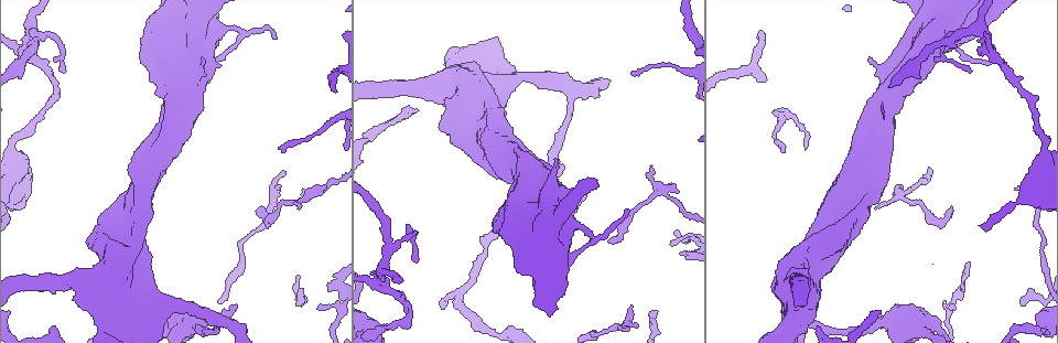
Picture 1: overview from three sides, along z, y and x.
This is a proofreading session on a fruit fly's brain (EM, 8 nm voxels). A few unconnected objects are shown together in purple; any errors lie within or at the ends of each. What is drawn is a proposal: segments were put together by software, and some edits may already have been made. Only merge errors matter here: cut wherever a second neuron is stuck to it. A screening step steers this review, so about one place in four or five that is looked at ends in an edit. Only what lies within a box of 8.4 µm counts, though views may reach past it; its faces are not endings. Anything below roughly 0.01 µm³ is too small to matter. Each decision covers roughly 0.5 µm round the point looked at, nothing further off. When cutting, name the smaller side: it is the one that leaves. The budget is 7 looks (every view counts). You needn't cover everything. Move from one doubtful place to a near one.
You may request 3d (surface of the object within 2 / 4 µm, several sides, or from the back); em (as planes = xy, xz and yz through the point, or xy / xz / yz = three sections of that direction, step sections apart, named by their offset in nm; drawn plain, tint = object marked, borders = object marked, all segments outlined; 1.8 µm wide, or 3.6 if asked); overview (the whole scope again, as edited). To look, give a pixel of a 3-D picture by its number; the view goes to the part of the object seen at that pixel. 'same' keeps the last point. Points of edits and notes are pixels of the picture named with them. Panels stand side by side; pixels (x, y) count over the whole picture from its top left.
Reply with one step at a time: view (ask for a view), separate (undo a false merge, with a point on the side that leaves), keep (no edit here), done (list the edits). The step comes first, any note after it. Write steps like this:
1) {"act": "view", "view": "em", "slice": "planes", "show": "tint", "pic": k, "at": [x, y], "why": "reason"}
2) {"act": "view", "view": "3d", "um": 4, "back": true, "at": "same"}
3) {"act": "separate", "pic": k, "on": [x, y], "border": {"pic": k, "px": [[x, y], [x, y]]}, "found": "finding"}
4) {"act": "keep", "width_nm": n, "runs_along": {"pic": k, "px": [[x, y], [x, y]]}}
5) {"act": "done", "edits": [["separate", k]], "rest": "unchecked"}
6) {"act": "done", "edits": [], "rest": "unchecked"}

{"act": "view", "view": "em", "um": 3.6, "slice": "planes", "show": "tint", "pic": 1, "at": [30, 30], "why": "four-way junction"}

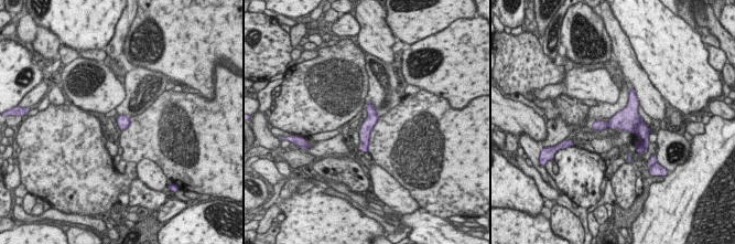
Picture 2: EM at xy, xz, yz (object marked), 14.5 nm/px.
{"act": "separate", "pic": 2, "on": [640, 128], "border": {"pic": 2, "px": [[640, 142], [644, 146]]}, "found": "a second neuron is stuck on"}

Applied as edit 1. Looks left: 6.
{"act": "view", "view": "3d", "um": 4, "pic": 1, "at": [665, 192], "why": "narrows sharply"}

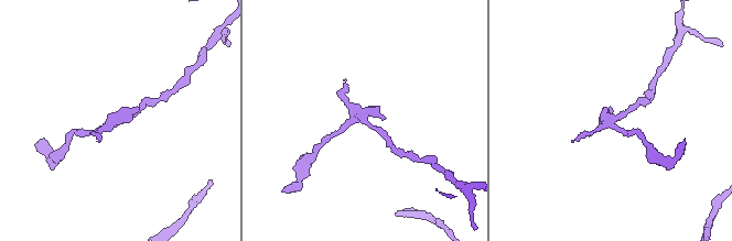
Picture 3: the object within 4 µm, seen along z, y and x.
{"act": "view", "view": "em", "slice": "planes", "show": "plain", "pic": 3, "at": [607, 115], "why": "now the EM"}

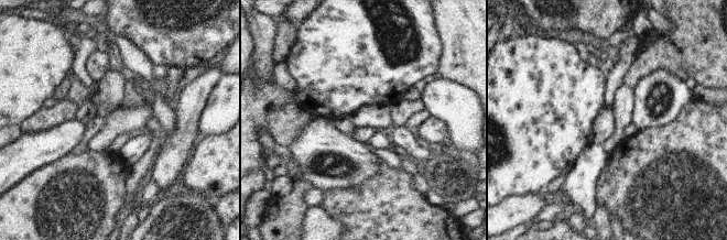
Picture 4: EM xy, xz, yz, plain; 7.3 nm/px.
{"act": "view", "view": "em", "slice": "planes", "show": "tint", "at": "same", "why": "with the object marked"}

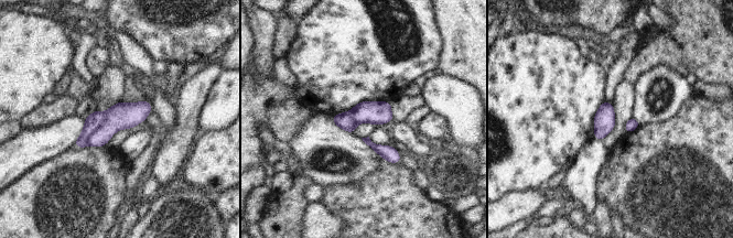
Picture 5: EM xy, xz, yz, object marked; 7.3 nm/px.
{"act": "separate", "pic": 5, "on": [122, 115], "part_leaving": {"pic": 5, "px": [[148, 105], [119, 116], [89, 142]]}, "found": "two neurons meet here"}

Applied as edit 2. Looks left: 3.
{"act": "view", "view": "3d", "um": 4, "pic": 1, "at": [121, 304], "why": "sudden change in width"}

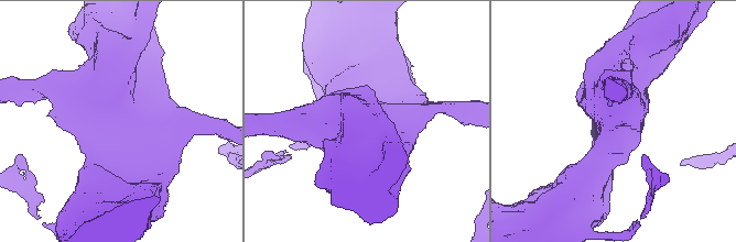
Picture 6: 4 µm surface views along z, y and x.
{"act": "view", "view": "em", "um": 3.6, "slice": "xy", "step": 16, "show": "plain", "pic": 6, "at": [120, 121], "why": "shape alone is not enough"}

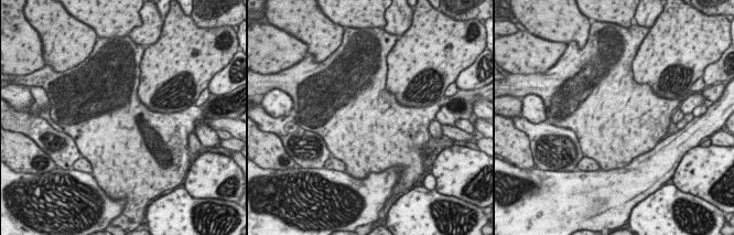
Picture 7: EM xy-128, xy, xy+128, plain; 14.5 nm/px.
{"act": "view", "view": "em", "um": 3.6, "slice": "xy", "step": 16, "show": "tint", "at": "same", "why": "with the object marked"}

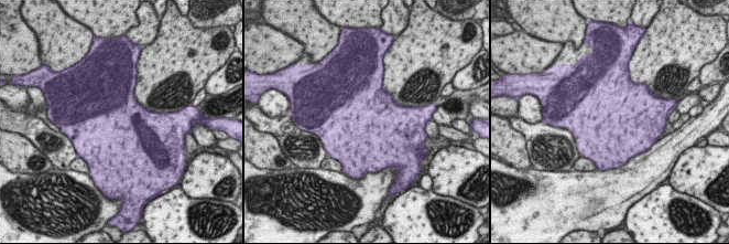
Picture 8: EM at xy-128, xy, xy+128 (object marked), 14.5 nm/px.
{"act": "keep", "found": "one neuron here"}

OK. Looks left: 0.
{"act": "done", "edits": [["separate", 2], ["separate", 5]], "rest": "unchecked"}

